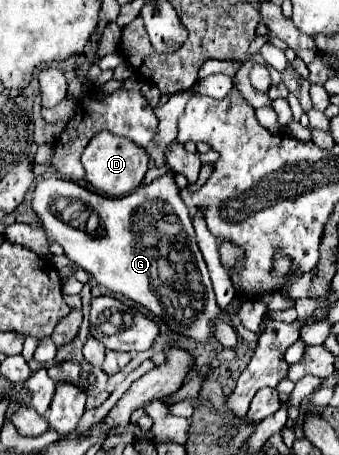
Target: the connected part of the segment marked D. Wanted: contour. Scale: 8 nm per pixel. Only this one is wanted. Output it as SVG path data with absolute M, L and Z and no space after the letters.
M100 132L84 148L82 164L86 170L86 180L92 184L94 190L106 196L124 196L134 192L140 186L148 170L148 154L144 148L130 142L128 138L114 136L110 132Z

